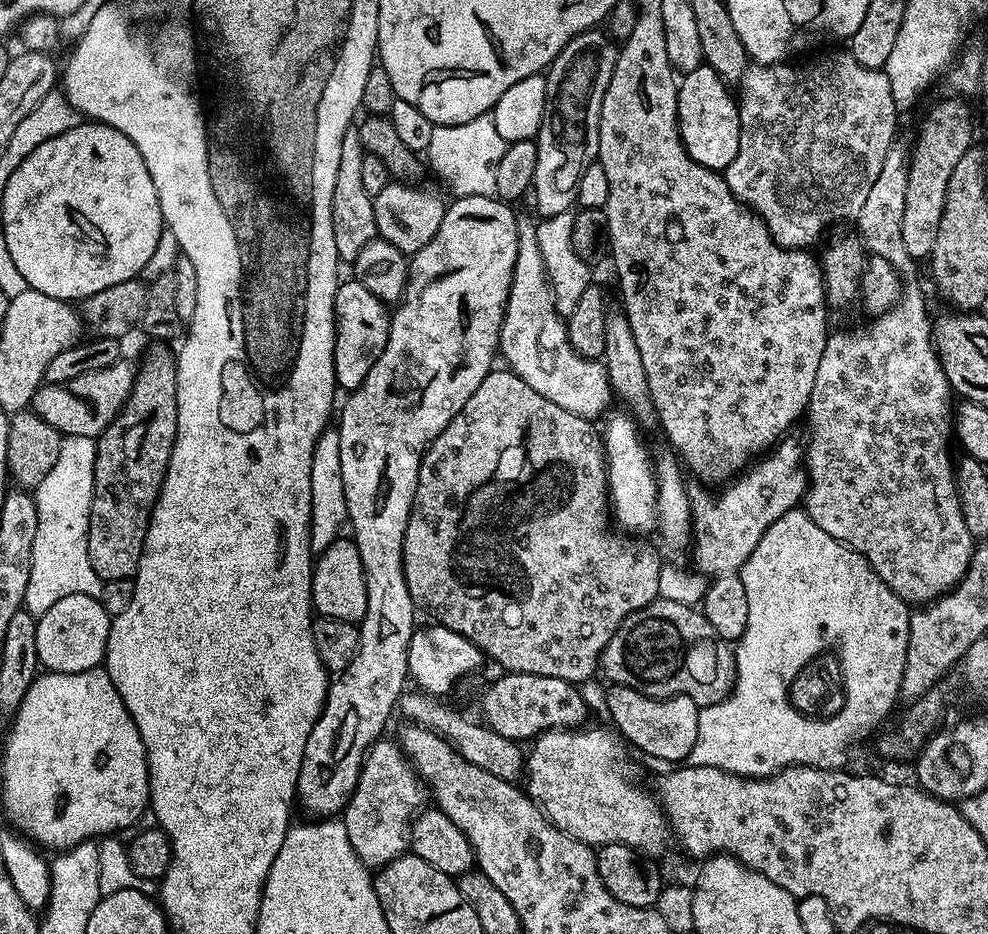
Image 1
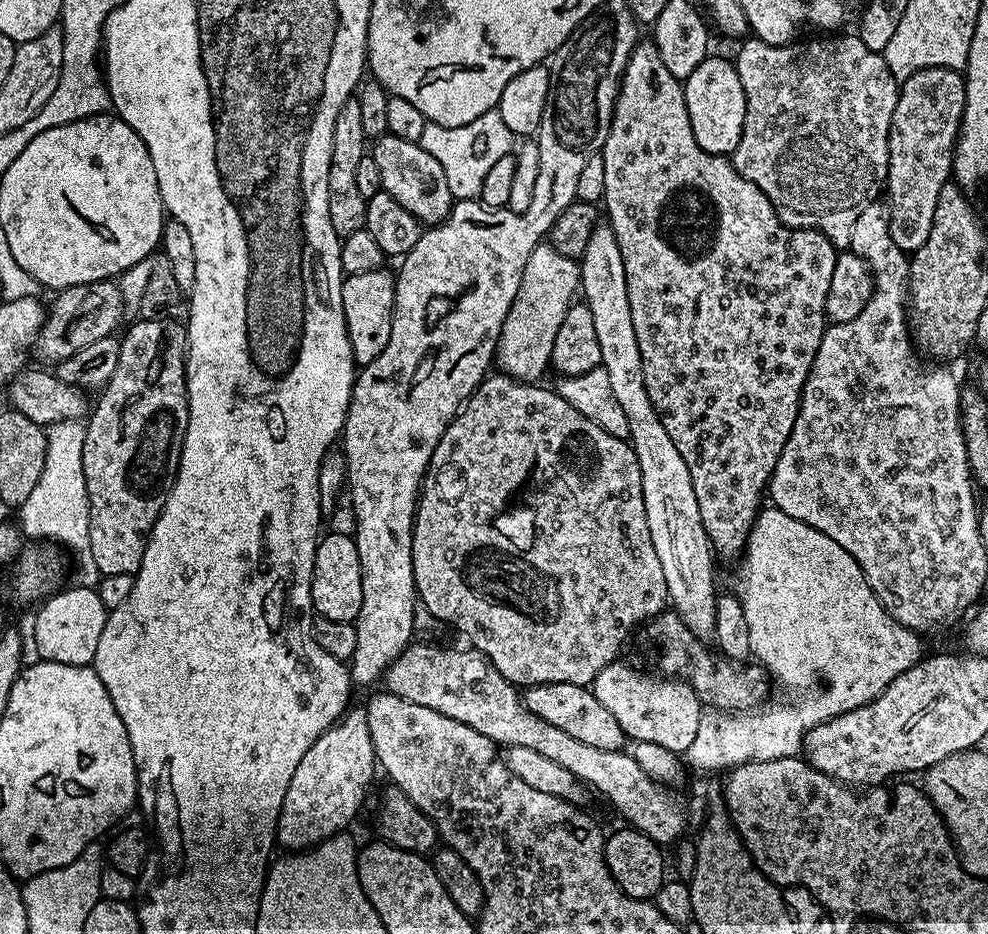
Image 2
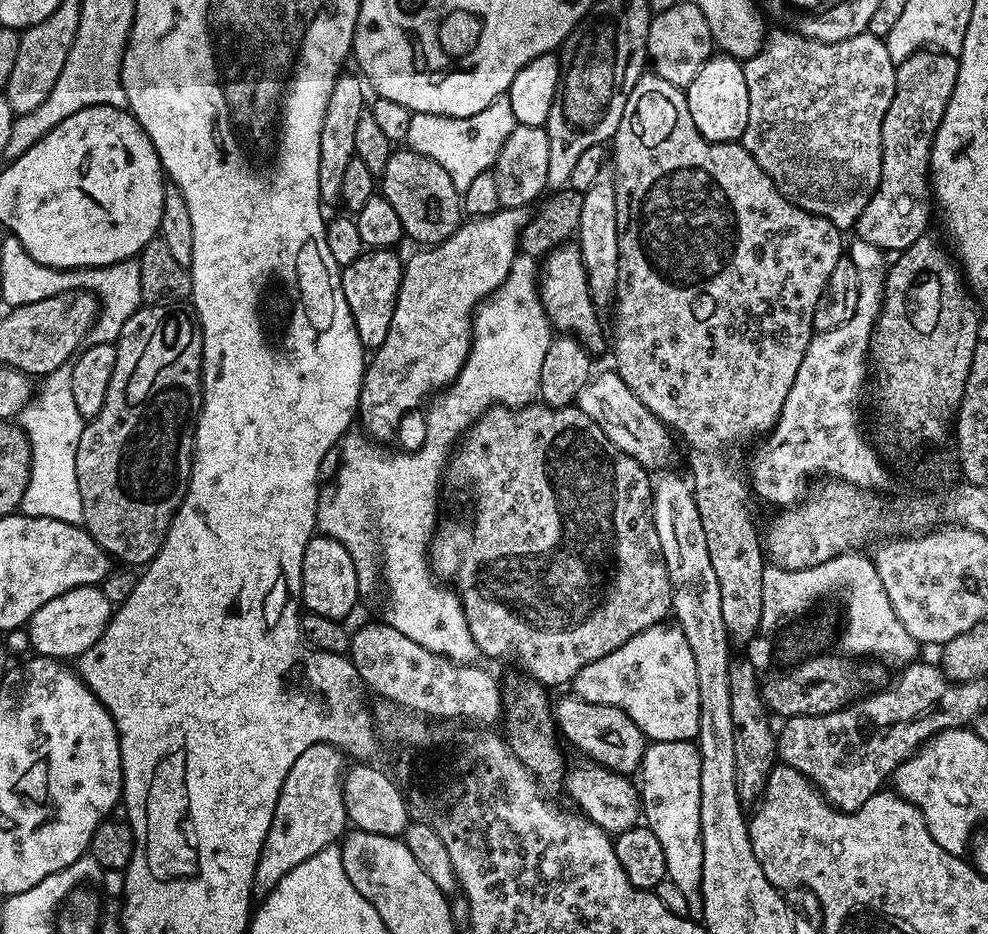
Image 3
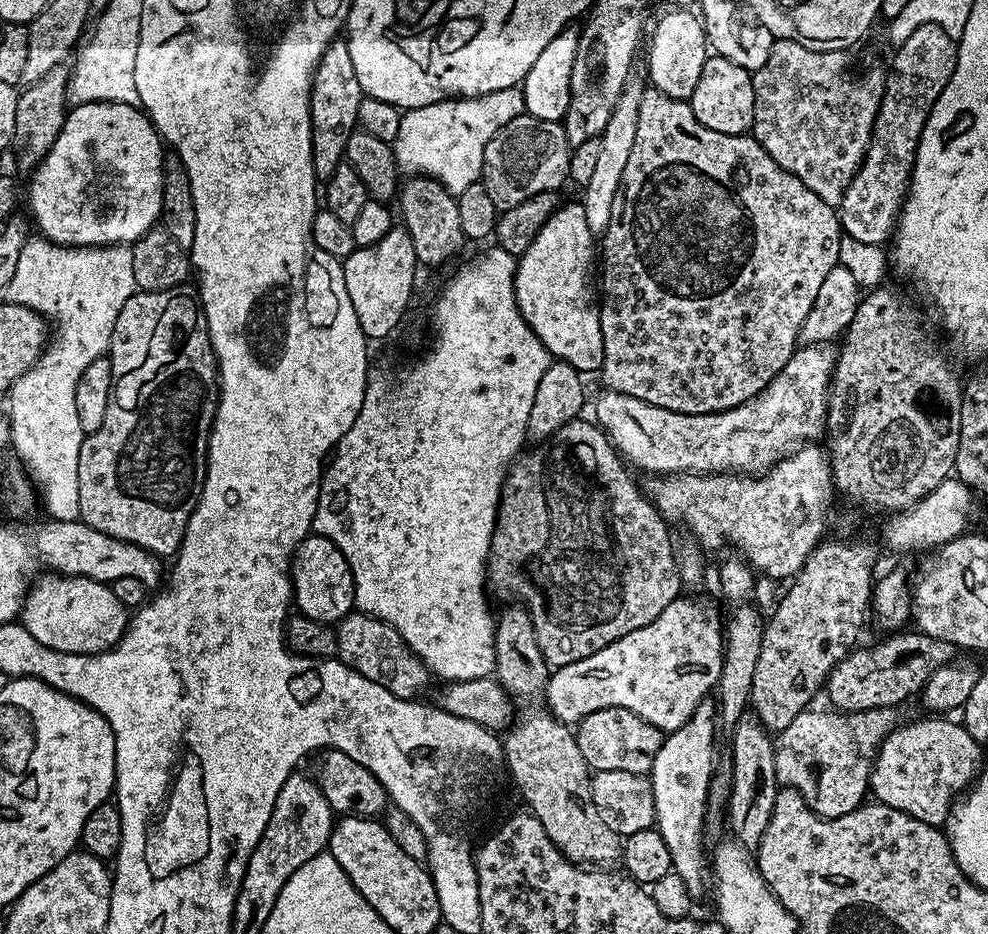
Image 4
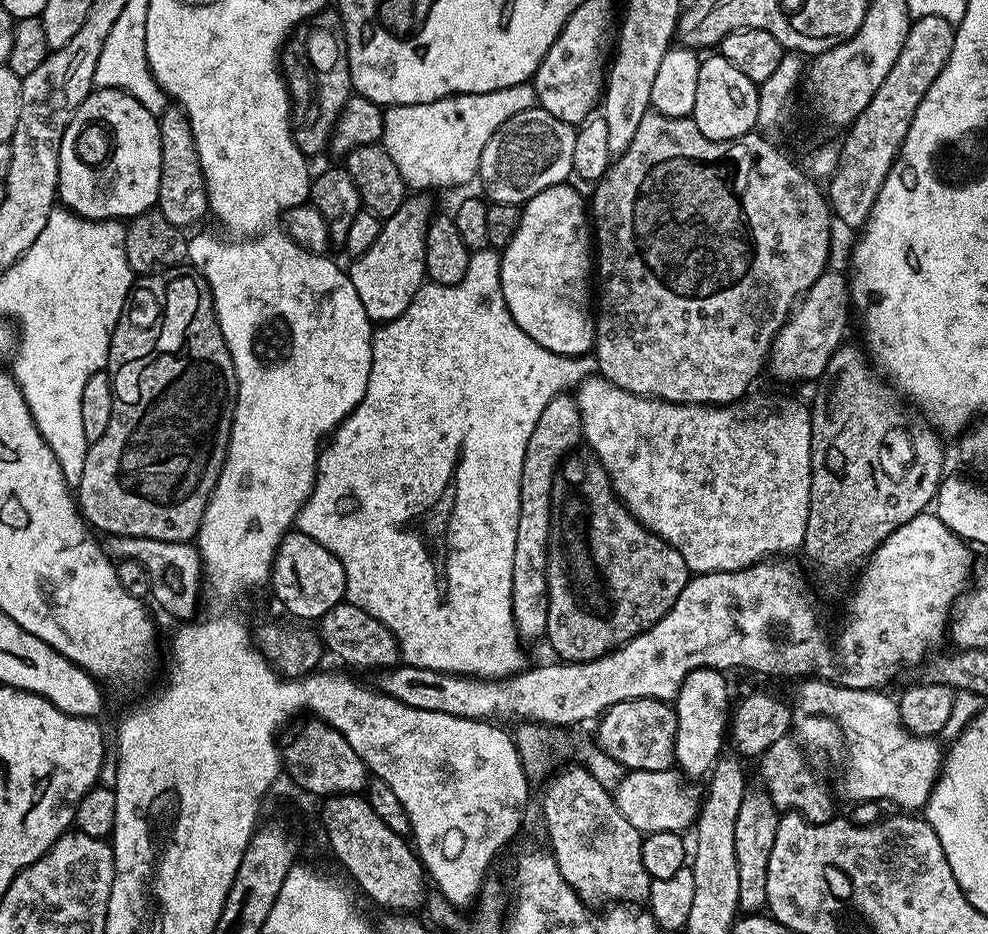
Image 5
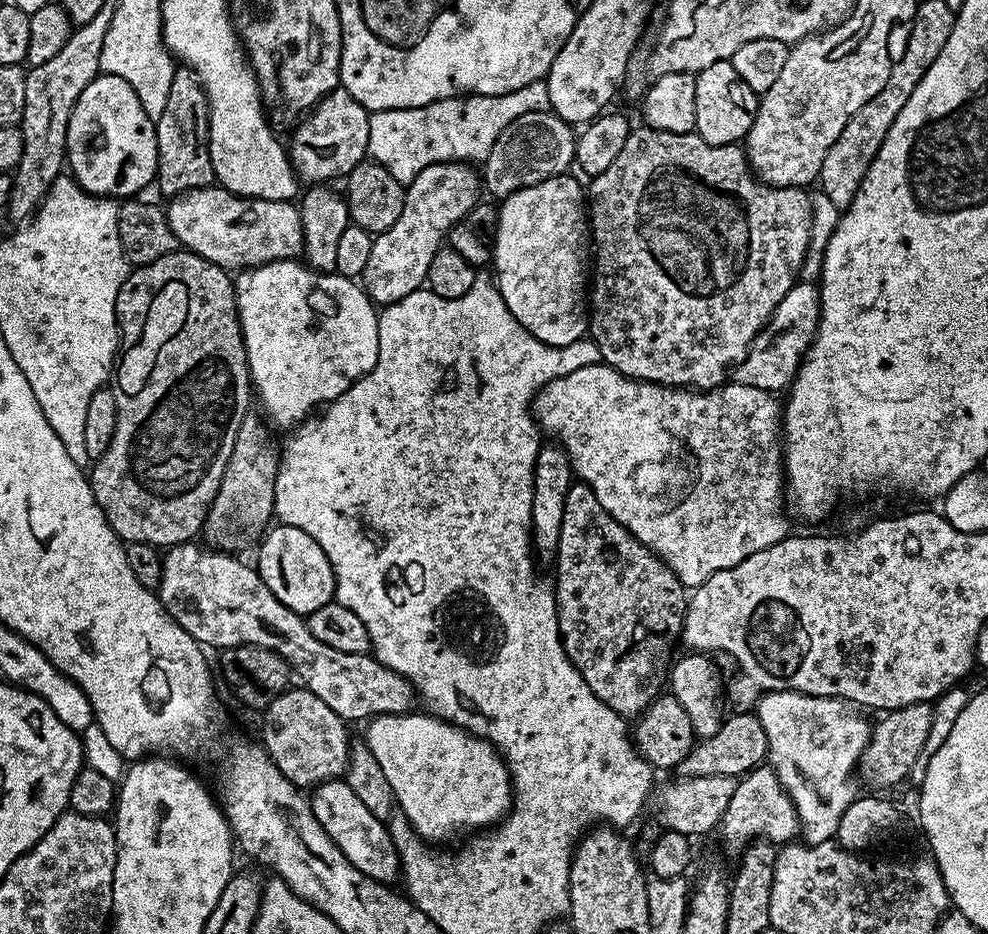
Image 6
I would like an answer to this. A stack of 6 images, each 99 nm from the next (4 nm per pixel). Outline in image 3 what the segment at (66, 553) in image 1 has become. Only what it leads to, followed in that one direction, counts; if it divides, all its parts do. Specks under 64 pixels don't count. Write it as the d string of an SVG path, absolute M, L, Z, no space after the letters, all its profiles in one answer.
M70 367L54 370L43 377L35 389L32 401L20 411L18 423L28 436L32 451L30 482L22 494L19 511L25 516L58 518L58 522L83 525L82 494L78 494L76 455L78 438L86 421L74 406L74 393L70 391Z

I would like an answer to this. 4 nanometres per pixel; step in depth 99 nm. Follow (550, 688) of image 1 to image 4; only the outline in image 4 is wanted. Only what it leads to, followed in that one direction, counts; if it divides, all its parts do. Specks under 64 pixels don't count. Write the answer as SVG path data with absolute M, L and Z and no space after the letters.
M621 708L598 710L575 725L574 731L578 750L582 750L582 758L586 758L593 773L622 770L626 774L648 776L654 766L659 747L666 737L659 728L655 728L638 714Z

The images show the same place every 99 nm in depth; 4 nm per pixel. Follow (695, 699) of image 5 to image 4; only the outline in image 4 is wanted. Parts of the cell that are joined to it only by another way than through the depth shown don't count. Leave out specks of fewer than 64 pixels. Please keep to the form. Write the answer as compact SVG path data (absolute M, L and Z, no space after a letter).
M704 699L682 727L665 737L648 775L654 794L655 827L670 848L673 871L686 882L686 890L694 902L700 900L708 879L708 854L704 852L704 816L709 783L716 769L716 728L718 732L718 710L711 701Z

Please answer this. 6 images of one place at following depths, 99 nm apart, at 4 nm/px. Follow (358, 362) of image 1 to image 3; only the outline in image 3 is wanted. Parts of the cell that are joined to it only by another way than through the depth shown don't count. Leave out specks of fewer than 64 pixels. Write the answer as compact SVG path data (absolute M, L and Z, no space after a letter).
M387 248L365 250L354 263L343 265L340 274L342 294L346 294L346 306L350 306L358 338L366 350L380 348L382 342L386 342L386 333L390 331L390 318L394 318L394 306L404 273L404 264L396 254Z

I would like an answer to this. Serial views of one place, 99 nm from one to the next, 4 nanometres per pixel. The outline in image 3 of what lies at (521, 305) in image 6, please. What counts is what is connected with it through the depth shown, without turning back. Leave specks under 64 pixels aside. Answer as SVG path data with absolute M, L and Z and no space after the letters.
M565 242L543 257L542 267L538 272L538 283L540 301L557 333L574 336L581 342L587 342L593 349L603 346L604 328L600 325L601 313L592 300L586 266L575 243Z

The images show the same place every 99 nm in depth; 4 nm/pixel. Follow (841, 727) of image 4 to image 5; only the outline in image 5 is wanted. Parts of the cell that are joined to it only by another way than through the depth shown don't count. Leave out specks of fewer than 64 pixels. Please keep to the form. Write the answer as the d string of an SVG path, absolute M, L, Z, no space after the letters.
M791 735L778 738L770 750L766 750L758 757L760 764L760 780L765 792L772 798L772 805L777 810L798 810L804 819L811 824L824 824L833 819L832 796L828 788L812 773L808 765L809 757L803 748Z

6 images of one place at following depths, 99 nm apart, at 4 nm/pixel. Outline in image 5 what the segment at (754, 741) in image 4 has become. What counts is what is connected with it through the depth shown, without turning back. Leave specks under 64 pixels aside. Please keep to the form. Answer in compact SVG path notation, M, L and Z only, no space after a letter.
M752 786L744 793L742 807L734 825L734 858L738 858L738 902L740 912L756 914L767 905L766 870L770 866L770 850L778 830L780 816L772 805L772 798L763 787Z

